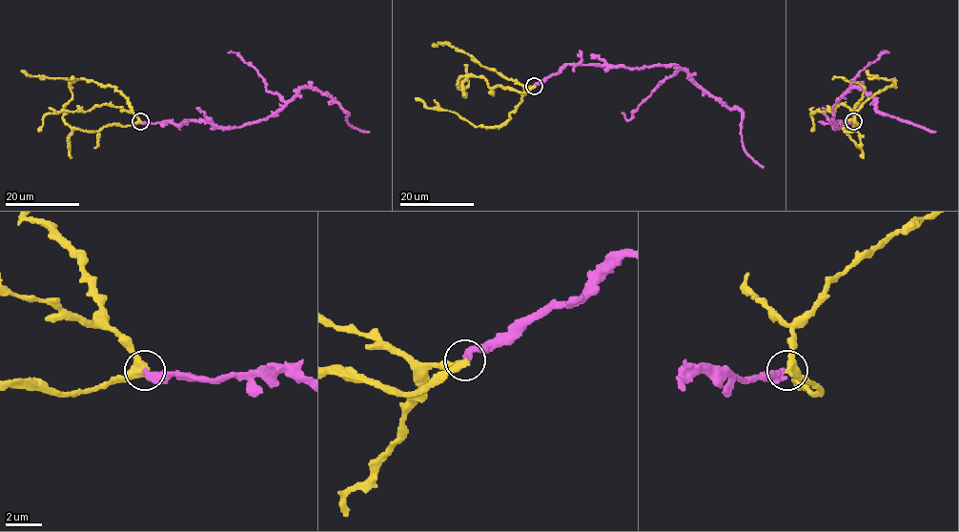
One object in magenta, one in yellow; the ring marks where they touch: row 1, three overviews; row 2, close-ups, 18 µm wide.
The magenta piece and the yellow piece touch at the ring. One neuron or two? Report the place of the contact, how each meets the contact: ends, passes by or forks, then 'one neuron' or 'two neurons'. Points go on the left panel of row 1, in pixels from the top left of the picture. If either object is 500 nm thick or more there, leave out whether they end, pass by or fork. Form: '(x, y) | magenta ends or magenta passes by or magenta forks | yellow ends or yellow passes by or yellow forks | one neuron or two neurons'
(140, 121) | magenta ends | yellow passes by | two neurons

